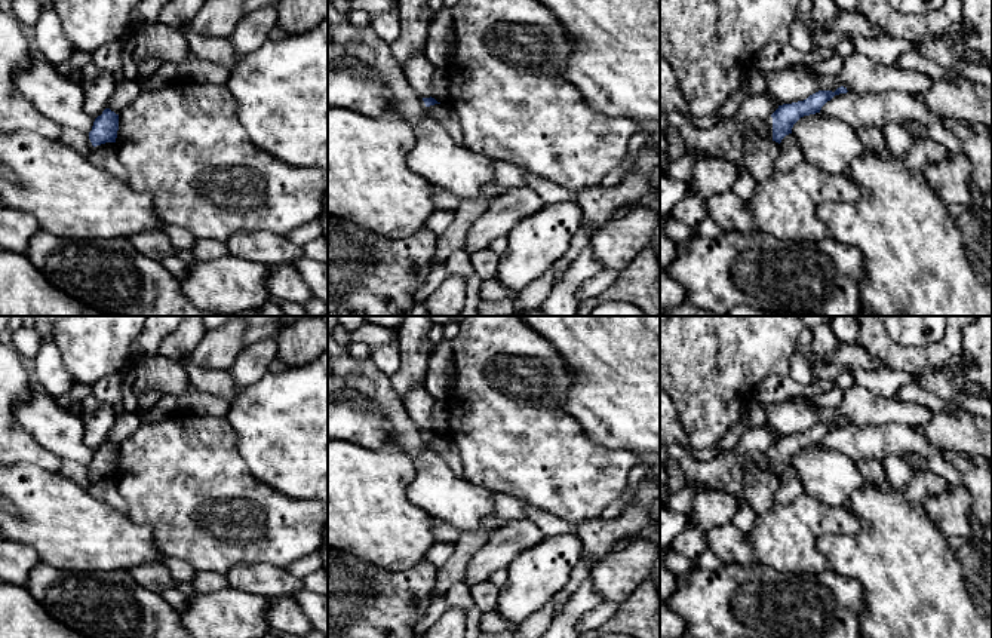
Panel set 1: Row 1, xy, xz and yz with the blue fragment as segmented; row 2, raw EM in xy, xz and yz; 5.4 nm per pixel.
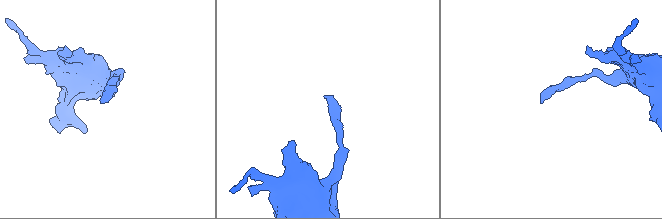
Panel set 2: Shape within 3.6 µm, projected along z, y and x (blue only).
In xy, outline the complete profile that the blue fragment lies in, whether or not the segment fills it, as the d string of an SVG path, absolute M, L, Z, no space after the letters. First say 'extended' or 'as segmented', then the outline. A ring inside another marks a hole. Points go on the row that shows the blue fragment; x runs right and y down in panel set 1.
as segmented; M105 108L101 116L93 122L92 131L89 132L89 139L93 147L116 142L119 131L119 114Z

